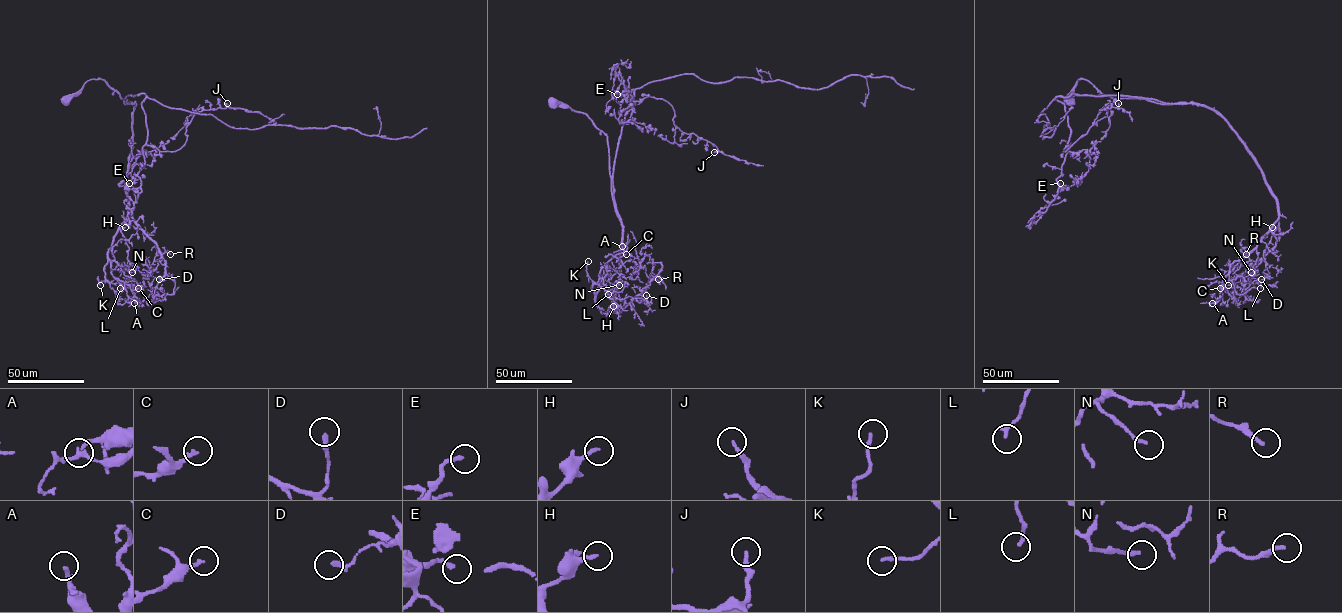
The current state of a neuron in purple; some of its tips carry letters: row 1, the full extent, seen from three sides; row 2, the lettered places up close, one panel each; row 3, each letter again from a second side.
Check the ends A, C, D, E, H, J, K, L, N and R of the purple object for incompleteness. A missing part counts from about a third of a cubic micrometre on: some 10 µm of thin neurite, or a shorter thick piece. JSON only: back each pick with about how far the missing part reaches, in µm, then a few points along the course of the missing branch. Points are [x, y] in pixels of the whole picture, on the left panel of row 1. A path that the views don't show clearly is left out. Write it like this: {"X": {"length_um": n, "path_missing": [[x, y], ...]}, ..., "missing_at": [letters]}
{"R": {"length_um": 25}, "missing_at": ["R"]}

